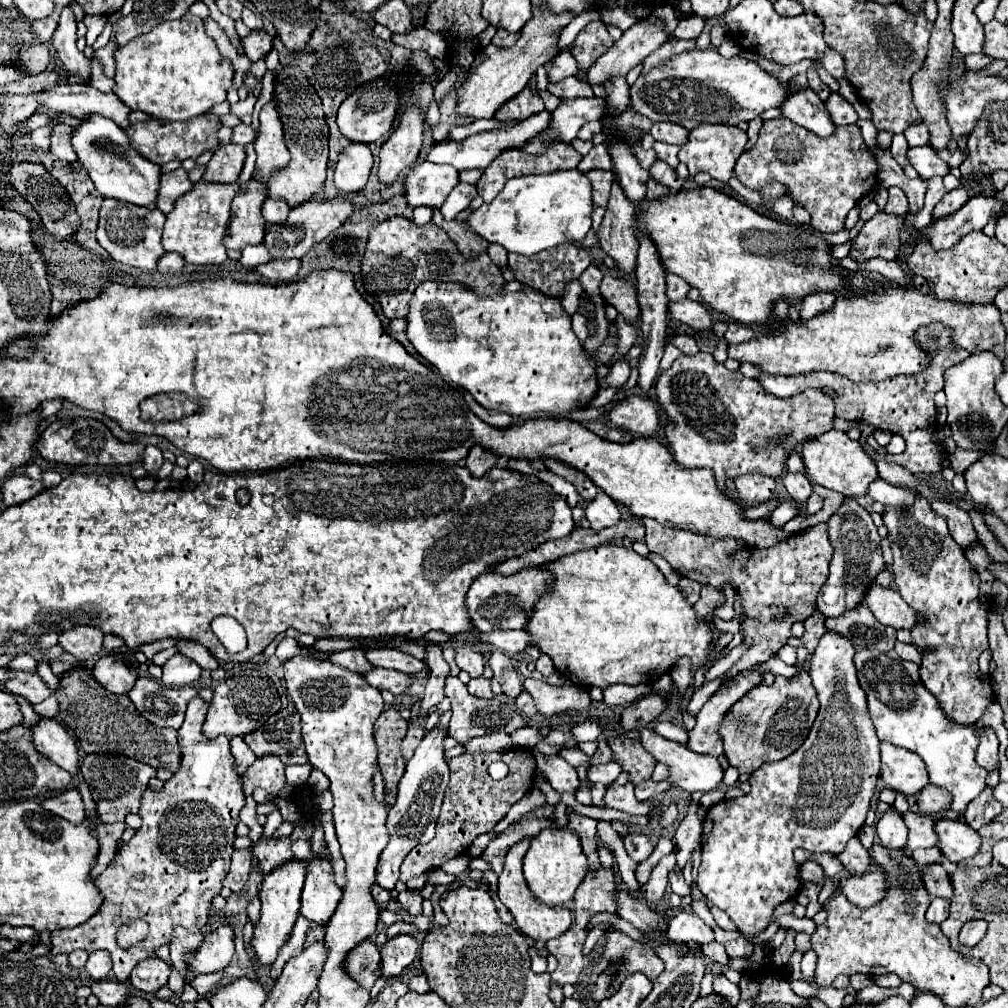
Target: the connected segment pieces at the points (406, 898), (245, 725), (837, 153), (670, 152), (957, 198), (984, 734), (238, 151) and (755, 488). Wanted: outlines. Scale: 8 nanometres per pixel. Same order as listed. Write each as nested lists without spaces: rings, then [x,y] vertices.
[[[405,890],[405,892],[399,892],[397,900],[401,902],[403,910],[405,910],[405,912],[409,912],[411,916],[419,916],[419,914],[423,912],[423,906],[421,906],[423,898],[421,898],[419,894],[413,894],[411,890]]]
[[[243,670],[223,682],[219,682],[219,686],[213,692],[213,700],[203,724],[203,734],[213,740],[219,734],[227,736],[227,738],[235,738],[235,736],[245,736],[249,732],[255,732],[263,720],[267,720],[269,716],[273,716],[275,712],[279,712],[281,708],[281,698],[277,694],[277,688],[273,684],[273,680],[261,672],[261,670]]]
[[[785,118],[763,122],[757,144],[745,156],[739,156],[735,174],[751,190],[761,190],[767,180],[783,182],[793,198],[811,214],[811,226],[819,232],[843,230],[847,212],[877,186],[875,156],[865,146],[855,124],[837,126],[831,136],[821,138]]]
[[[655,142],[655,144],[653,144],[653,150],[655,150],[657,156],[659,156],[663,162],[667,162],[671,168],[677,168],[677,164],[679,164],[679,158],[677,158],[679,146],[665,144],[665,142]]]
[[[955,188],[955,190],[947,192],[947,194],[943,196],[943,200],[935,206],[933,216],[941,218],[941,216],[947,216],[947,214],[953,214],[953,212],[957,212],[967,200],[969,200],[969,194],[967,194],[963,188]]]
[[[989,728],[981,730],[981,738],[979,738],[979,748],[977,748],[975,760],[987,772],[997,768],[997,764],[999,764],[999,740],[997,740],[993,730],[989,730]]]
[[[227,144],[219,146],[207,164],[207,170],[203,174],[205,182],[217,182],[217,184],[233,184],[237,182],[241,168],[245,160],[245,148]]]
[[[752,472],[737,476],[735,488],[739,492],[739,500],[743,506],[757,506],[759,502],[765,502],[773,496],[775,480],[758,472]]]

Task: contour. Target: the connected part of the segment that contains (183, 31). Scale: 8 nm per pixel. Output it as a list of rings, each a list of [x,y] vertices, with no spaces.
[[[187,12],[179,20],[167,20],[129,44],[119,46],[115,50],[113,80],[113,92],[131,110],[141,110],[157,120],[175,122],[201,116],[211,106],[225,102],[233,80],[233,66],[205,34],[203,20]]]

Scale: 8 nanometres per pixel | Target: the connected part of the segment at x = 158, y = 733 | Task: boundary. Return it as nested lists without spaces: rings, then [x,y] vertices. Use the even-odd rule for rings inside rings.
[[[73,670],[61,676],[59,688],[55,692],[59,698],[59,706],[63,708],[57,718],[63,726],[67,726],[79,742],[79,748],[87,754],[91,752],[113,752],[123,754],[153,768],[167,768],[173,774],[181,764],[181,750],[177,744],[177,732],[171,728],[159,728],[149,724],[133,706],[127,696],[113,696],[105,692],[95,682],[89,670]]]

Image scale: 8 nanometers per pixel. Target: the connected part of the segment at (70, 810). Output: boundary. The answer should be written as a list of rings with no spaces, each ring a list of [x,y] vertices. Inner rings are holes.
[[[67,790],[57,796],[51,796],[43,802],[43,808],[49,812],[69,820],[71,824],[81,824],[85,820],[85,806],[81,800],[81,794],[77,790]]]

